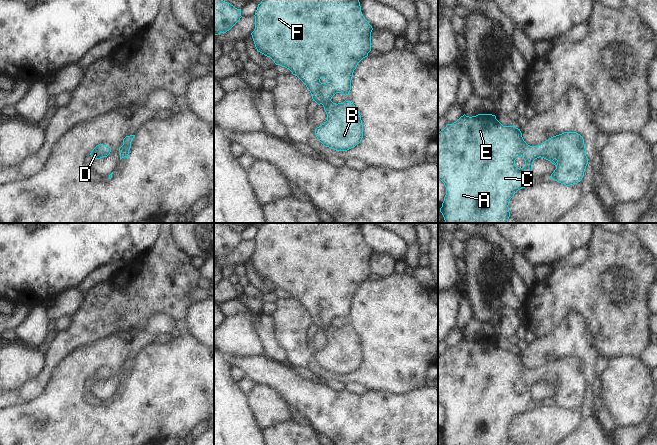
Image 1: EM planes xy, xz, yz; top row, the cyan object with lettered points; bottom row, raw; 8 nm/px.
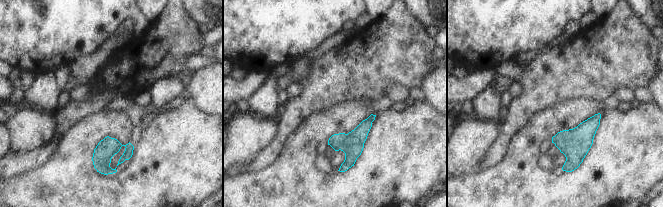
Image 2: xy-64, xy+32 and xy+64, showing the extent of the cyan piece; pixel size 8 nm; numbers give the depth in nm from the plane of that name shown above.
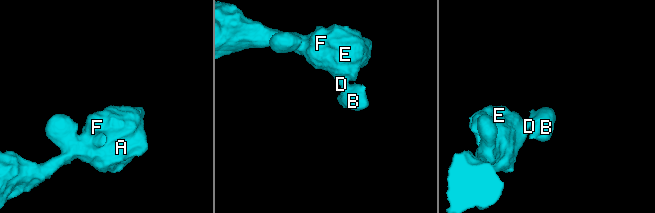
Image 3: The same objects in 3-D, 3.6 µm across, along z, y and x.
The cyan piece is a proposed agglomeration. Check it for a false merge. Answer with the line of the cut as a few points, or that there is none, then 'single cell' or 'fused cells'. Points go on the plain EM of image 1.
cut none; single cell

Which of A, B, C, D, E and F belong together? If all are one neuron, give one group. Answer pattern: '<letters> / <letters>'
A B C D E F

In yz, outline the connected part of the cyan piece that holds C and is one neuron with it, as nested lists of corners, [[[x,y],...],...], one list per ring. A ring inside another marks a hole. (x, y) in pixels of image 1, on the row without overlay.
[[[464,338],[453,348],[447,348],[443,354],[438,356],[438,402],[444,407],[446,411],[446,419],[444,421],[442,431],[440,432],[440,436],[442,437],[444,444],[445,445],[508,445],[510,441],[510,436],[508,431],[510,423],[514,420],[514,418],[518,414],[525,412],[526,410],[532,407],[532,405],[534,404],[532,401],[532,388],[534,384],[539,381],[550,385],[552,388],[556,390],[556,393],[554,394],[554,396],[551,398],[549,402],[566,410],[570,410],[580,406],[584,400],[584,396],[588,388],[584,363],[580,358],[576,356],[564,356],[562,358],[549,362],[541,369],[530,370],[524,365],[520,353],[516,352],[514,349],[503,350],[496,343],[496,340],[492,338],[478,338],[472,341],[466,340]],[[518,381],[522,381],[525,384],[525,390],[520,393],[517,392],[515,389],[515,384]]]

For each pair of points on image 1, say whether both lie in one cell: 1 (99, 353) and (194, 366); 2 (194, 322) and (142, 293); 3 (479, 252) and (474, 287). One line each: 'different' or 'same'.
1: same
2: different
3: same

